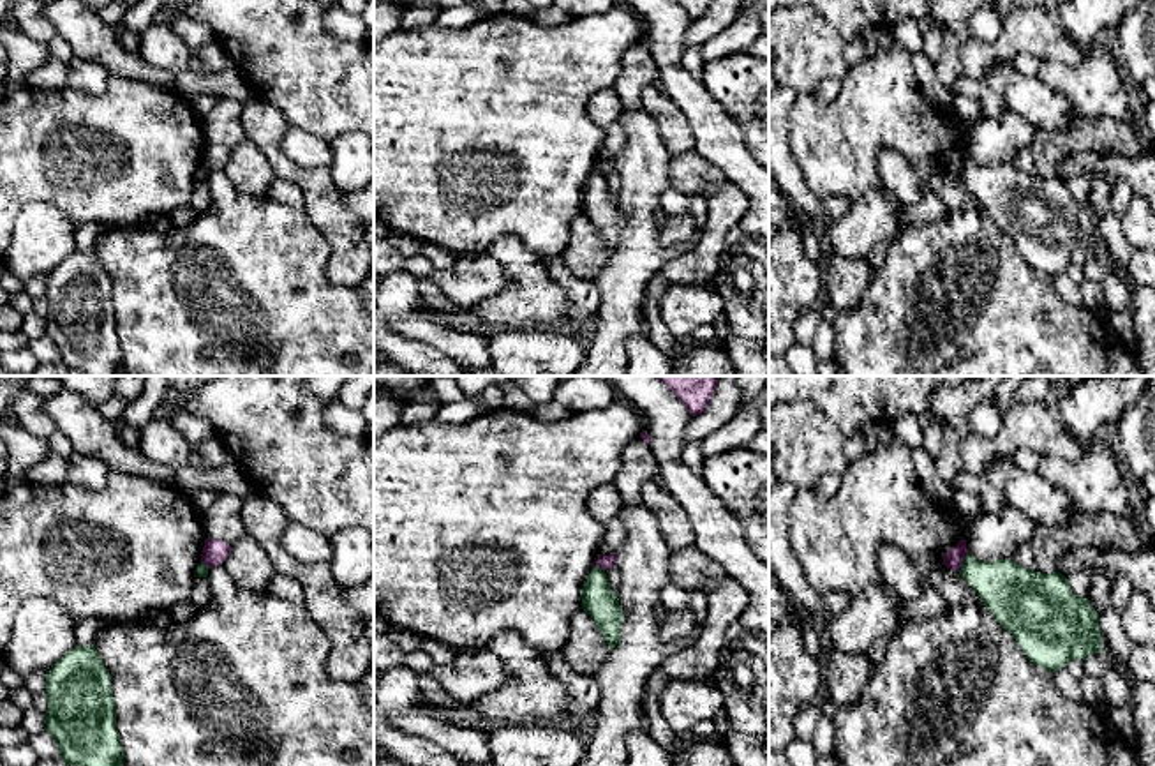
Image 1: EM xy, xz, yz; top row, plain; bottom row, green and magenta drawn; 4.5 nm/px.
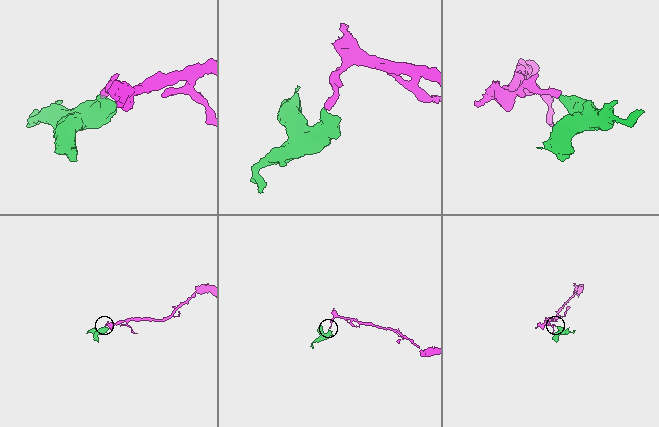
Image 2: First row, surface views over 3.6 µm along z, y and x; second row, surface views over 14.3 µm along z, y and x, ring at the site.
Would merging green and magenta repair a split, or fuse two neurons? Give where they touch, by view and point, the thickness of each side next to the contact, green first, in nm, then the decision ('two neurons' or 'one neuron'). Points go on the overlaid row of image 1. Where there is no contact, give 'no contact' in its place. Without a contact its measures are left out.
meets green in yz at (963, 562); 240 nm thick on the green side, 90 nm on the other; two neurons

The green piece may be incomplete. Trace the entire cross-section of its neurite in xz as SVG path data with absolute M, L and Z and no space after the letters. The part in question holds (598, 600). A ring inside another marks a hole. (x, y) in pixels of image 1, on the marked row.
M594 567L587 575L582 588L582 609L594 620L608 648L614 650L621 641L624 612L603 568Z

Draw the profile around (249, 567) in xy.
M249 535L231 545L231 552L222 565L229 579L249 591L266 591L270 579L277 574L270 556Z

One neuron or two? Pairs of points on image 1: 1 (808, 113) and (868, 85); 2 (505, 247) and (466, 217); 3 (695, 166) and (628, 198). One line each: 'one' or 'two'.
1: one
2: two
3: two

